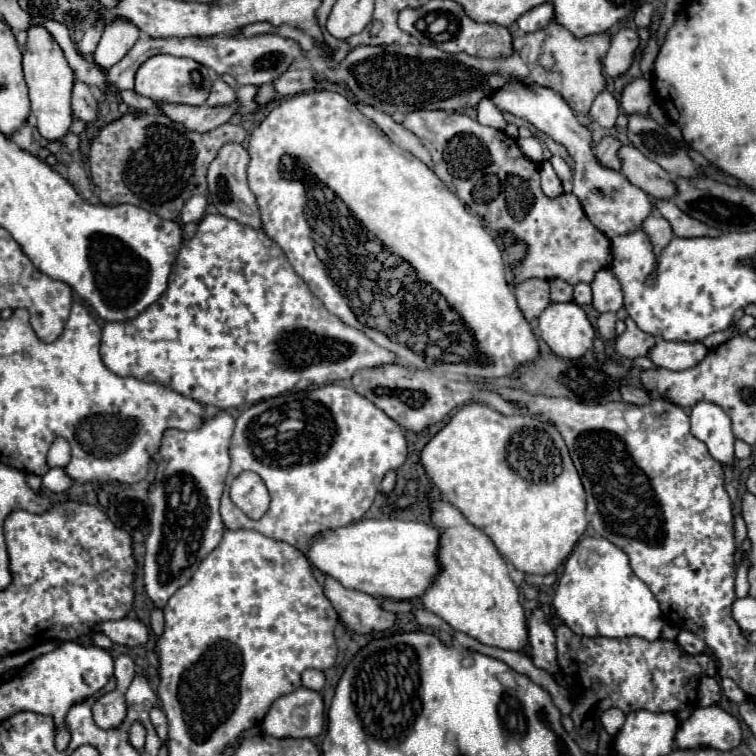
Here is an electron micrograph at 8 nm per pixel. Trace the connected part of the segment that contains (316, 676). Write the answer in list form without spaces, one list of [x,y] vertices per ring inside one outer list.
[[[307,669],[301,675],[301,685],[307,689],[313,689],[313,691],[321,691],[325,685],[325,675],[317,669]]]

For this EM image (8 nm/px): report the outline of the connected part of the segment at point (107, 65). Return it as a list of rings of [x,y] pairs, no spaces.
[[[111,23],[111,27],[103,29],[101,41],[95,49],[95,63],[103,71],[111,69],[115,63],[119,63],[129,49],[139,39],[141,31],[135,31],[131,23]]]

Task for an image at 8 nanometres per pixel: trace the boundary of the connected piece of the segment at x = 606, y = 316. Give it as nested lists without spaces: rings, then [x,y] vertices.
[[[601,313],[597,319],[597,331],[603,339],[611,339],[615,337],[615,321],[617,315],[615,313]]]

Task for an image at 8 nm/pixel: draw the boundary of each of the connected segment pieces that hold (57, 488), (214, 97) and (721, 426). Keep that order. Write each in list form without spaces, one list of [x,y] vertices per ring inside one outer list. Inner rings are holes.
[[[49,469],[45,475],[43,475],[43,485],[53,491],[53,493],[63,493],[67,491],[71,485],[73,485],[73,479],[65,473],[65,469]]]
[[[215,79],[205,103],[215,107],[215,105],[231,105],[233,101],[235,101],[235,91],[223,79]]]
[[[699,401],[691,409],[691,433],[703,441],[713,459],[723,465],[733,463],[733,431],[725,411],[709,401]]]

